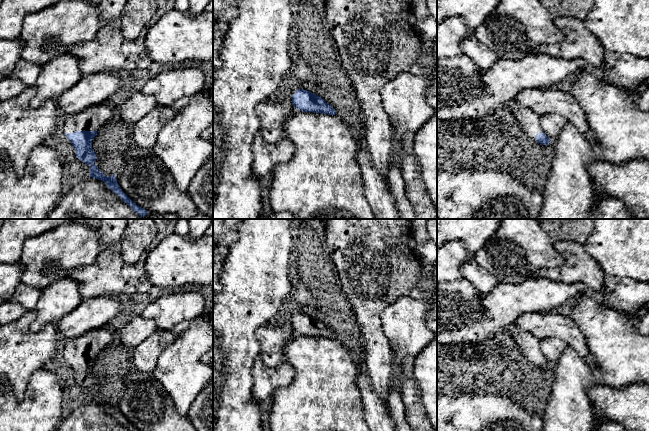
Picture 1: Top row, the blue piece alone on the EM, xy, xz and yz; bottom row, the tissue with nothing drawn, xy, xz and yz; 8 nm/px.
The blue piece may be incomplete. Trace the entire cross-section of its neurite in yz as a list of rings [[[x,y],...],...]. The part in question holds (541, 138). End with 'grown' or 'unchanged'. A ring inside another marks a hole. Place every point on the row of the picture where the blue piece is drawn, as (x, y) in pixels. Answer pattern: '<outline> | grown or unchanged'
[[[509,101],[503,107],[515,116],[521,127],[532,139],[541,145],[548,145],[550,143],[551,140],[542,130],[538,114],[515,101]]] | grown

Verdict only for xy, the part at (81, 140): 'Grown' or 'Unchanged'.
Grown

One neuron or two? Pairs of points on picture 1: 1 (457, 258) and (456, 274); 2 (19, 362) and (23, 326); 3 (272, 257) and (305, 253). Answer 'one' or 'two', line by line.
1: one
2: one
3: two

